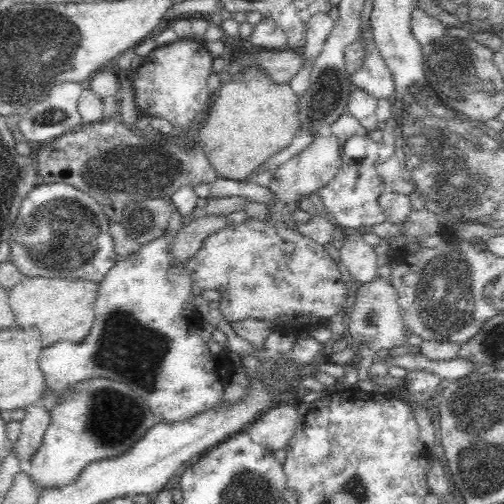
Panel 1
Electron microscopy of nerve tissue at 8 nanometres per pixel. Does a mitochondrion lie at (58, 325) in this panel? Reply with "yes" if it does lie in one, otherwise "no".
no

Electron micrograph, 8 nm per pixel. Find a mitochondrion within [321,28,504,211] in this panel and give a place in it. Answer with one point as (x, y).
(446, 72)

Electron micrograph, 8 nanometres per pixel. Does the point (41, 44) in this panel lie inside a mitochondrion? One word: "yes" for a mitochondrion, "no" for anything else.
yes

